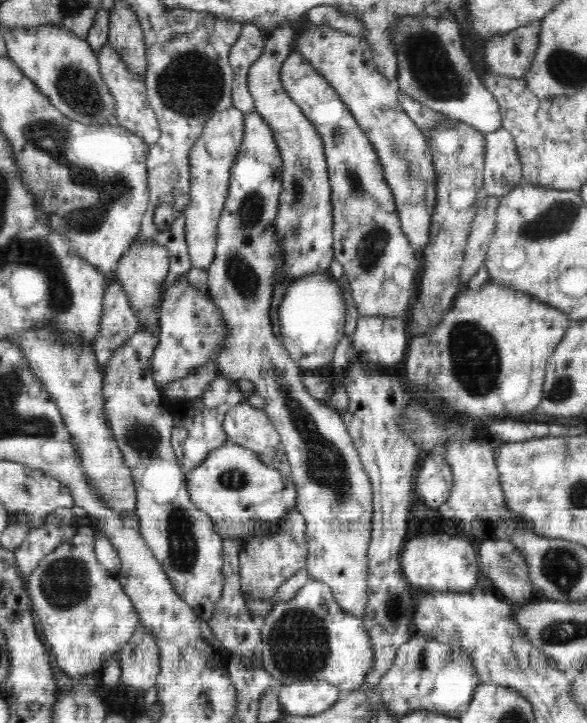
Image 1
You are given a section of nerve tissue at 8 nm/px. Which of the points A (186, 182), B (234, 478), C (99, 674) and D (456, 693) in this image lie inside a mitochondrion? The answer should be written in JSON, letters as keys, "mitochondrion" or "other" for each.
{"A":"other","B":"mitochondrion","C":"other","D":"other"}

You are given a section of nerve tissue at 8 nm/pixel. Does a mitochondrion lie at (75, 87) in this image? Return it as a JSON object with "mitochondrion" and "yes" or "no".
{"mitochondrion":"yes"}

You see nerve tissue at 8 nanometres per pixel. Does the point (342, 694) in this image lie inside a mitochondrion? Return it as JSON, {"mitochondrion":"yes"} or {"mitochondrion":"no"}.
{"mitochondrion":"no"}

